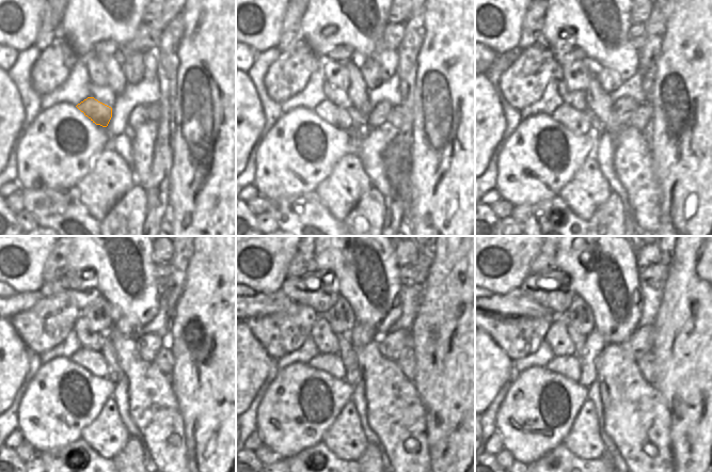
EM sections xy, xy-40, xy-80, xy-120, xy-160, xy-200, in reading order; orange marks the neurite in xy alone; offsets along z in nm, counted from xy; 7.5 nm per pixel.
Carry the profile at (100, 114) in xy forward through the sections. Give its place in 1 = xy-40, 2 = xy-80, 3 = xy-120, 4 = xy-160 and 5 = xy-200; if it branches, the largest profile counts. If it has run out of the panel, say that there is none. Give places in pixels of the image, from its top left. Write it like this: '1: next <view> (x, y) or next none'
1: next xy-40 (341, 119)
2: next xy-80 (576, 121)
3: next xy-120 (93, 361)
4: next xy-160 (331, 363)
5: next xy-200 (568, 366)

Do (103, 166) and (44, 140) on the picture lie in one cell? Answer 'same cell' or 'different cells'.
different cells

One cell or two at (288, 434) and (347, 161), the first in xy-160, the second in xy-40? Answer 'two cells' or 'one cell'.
two cells

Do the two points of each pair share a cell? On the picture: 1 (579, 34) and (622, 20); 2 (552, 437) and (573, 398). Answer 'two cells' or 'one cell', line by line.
1: one cell
2: one cell

